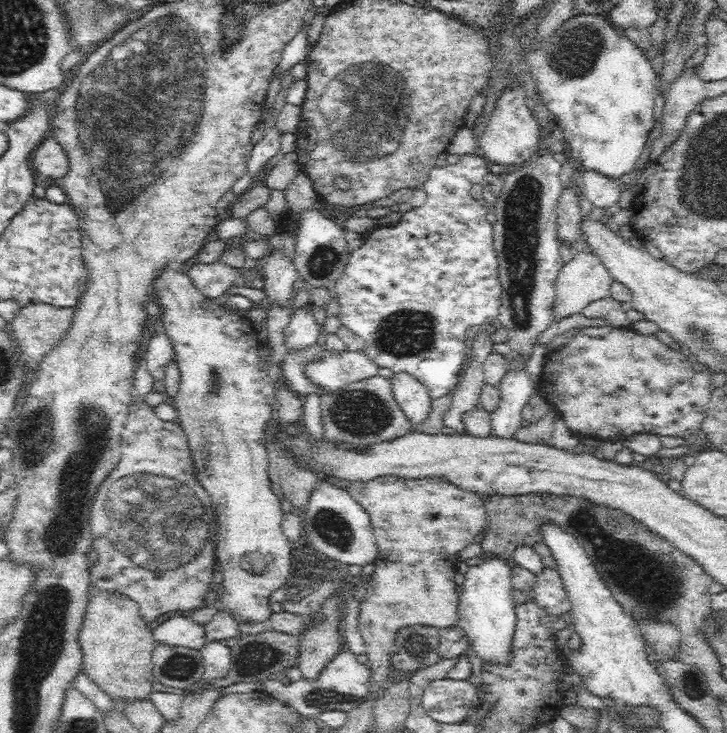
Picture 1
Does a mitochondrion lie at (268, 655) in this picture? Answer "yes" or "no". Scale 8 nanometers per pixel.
yes

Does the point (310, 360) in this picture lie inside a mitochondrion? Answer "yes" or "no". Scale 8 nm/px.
yes

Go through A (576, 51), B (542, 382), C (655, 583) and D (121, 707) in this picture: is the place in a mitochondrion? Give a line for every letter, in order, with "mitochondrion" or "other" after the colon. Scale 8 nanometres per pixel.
A: mitochondrion
B: other
C: mitochondrion
D: other

